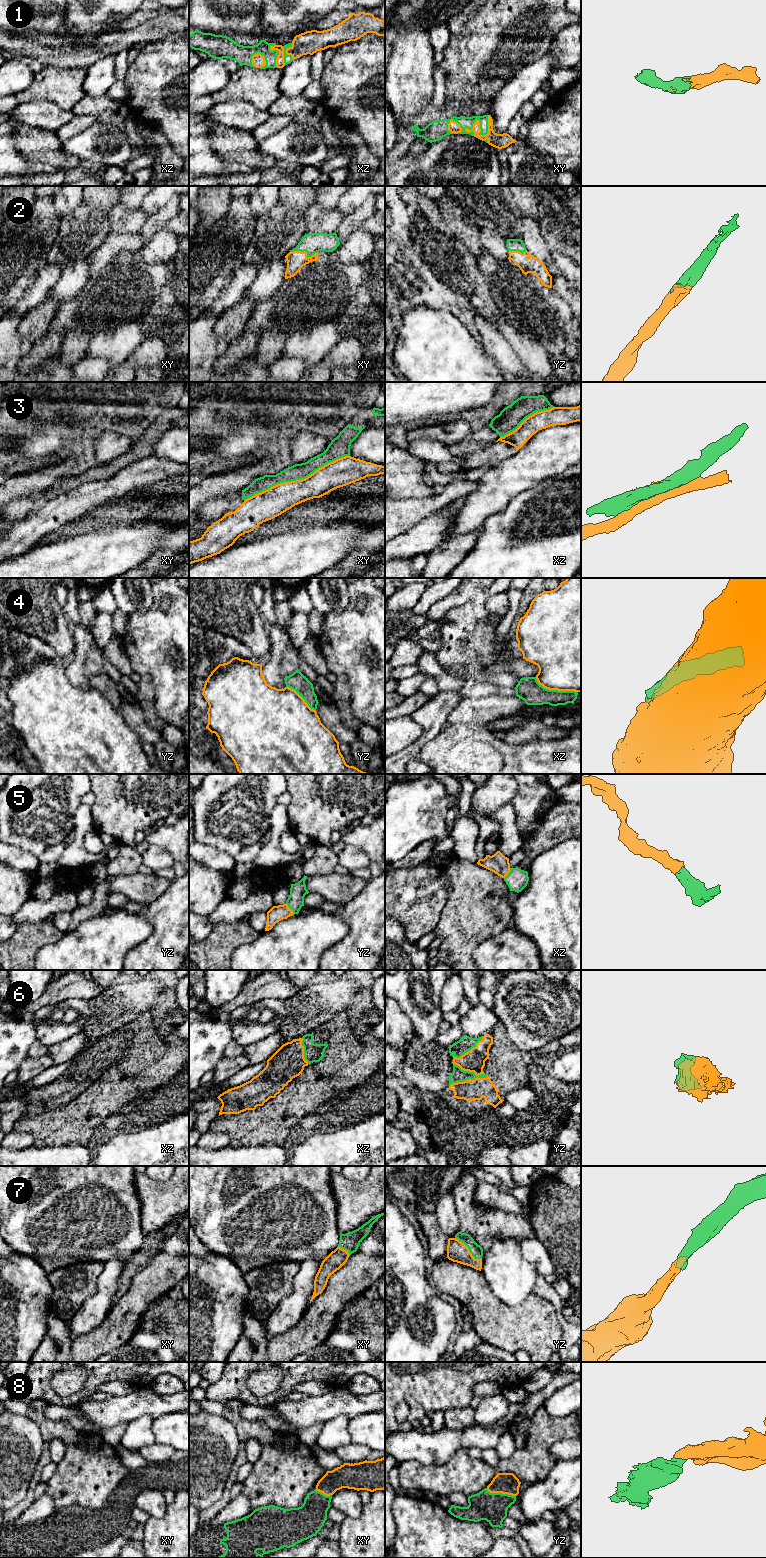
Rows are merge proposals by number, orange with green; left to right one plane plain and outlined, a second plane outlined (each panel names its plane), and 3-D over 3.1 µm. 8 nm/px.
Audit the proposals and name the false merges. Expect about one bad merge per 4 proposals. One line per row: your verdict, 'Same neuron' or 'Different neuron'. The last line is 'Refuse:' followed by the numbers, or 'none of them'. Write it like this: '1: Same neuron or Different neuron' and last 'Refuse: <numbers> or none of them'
1: Same neuron
2: Same neuron
3: Different neuron
4: Different neuron
5: Same neuron
6: Same neuron
7: Same neuron
8: Same neuron
Refuse: 3, 4

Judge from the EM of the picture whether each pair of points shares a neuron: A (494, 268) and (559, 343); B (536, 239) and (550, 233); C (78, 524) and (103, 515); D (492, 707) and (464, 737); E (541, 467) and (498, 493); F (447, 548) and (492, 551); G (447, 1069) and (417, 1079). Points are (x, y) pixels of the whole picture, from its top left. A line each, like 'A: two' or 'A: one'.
A: one
B: two
C: one
D: two
E: one
F: two
G: one

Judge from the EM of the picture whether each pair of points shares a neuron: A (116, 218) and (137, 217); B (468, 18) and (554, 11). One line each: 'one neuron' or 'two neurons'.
A: one neuron
B: one neuron

